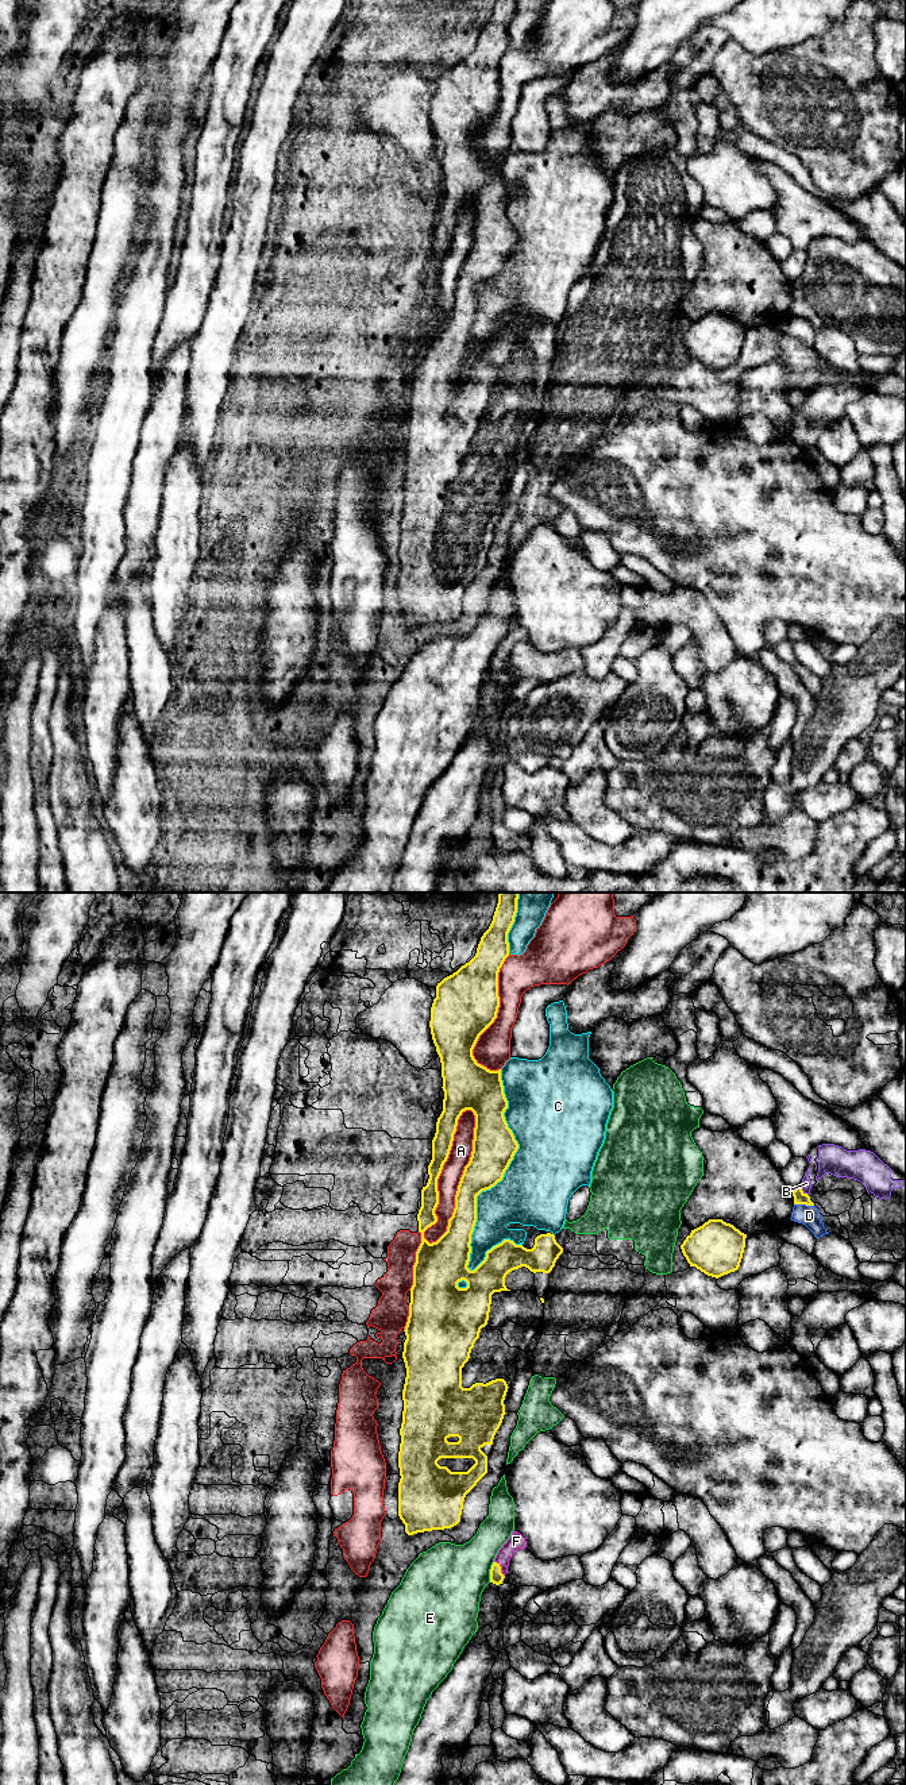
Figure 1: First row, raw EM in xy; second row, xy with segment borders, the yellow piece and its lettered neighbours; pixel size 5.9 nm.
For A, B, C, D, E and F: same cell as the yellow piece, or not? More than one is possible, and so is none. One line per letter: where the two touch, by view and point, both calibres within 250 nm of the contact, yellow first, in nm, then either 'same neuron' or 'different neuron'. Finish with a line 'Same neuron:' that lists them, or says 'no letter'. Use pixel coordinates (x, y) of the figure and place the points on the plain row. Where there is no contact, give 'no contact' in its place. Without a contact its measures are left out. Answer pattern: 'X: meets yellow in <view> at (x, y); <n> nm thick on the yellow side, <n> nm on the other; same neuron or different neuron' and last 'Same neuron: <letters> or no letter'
A: meets yellow in xy at (438, 290); 160 nm thick on the yellow side, 130 nm on the other; different neuron
B: meets yellow in xy at (802, 284); 80 nm thick on the yellow side, 60 nm on the other; different neuron
C: meets yellow in xy at (504, 265); 260 nm thick on the yellow side, 420 nm on the other; different neuron
D: meets yellow in xy at (804, 296); 80 nm thick on the yellow side, 130 nm on the other; different neuron
E: meets yellow in xy at (490, 664); 80 nm thick on the yellow side, 420 nm on the other; different neuron
F: meets yellow in xy at (500, 662); 80 nm thick on the yellow side, 100 nm on the other; same neuron
Same neuron: F

